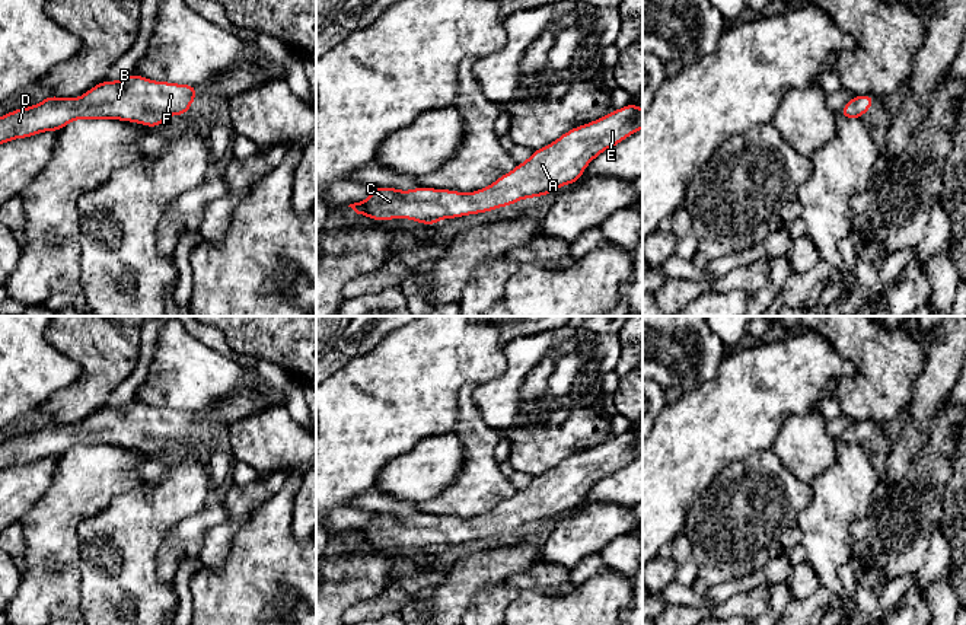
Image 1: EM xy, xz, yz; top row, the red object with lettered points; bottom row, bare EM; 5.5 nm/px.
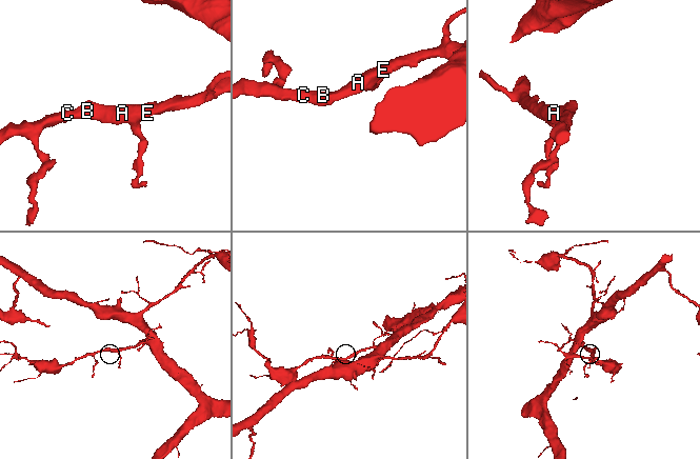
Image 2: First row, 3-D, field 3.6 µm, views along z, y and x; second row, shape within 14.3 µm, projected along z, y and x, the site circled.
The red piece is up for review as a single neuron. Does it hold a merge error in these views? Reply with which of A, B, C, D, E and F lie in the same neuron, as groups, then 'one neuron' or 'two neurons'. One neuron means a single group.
A B C D E F; one neuron

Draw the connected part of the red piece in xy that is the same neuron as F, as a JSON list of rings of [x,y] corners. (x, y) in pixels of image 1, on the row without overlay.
[[[134,399],[117,408],[101,408],[80,424],[47,422],[38,431],[4,440],[0,443],[0,471],[44,457],[60,457],[74,446],[119,446],[152,455],[162,452],[169,441],[186,441],[195,422],[197,412],[149,406]]]

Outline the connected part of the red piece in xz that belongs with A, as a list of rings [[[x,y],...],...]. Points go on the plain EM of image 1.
[[[631,428],[603,444],[571,455],[543,475],[533,476],[526,488],[517,490],[511,498],[487,514],[463,520],[427,513],[411,517],[376,513],[367,526],[348,533],[376,548],[408,545],[427,552],[441,545],[492,538],[578,508],[594,484],[640,455],[643,455],[643,436]]]

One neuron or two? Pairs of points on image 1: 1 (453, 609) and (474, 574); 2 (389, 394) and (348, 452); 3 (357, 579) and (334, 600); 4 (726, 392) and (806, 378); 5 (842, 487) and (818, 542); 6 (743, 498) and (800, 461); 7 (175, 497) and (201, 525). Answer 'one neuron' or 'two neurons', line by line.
1: one neuron
2: one neuron
3: one neuron
4: one neuron
5: one neuron
6: two neurons
7: two neurons

